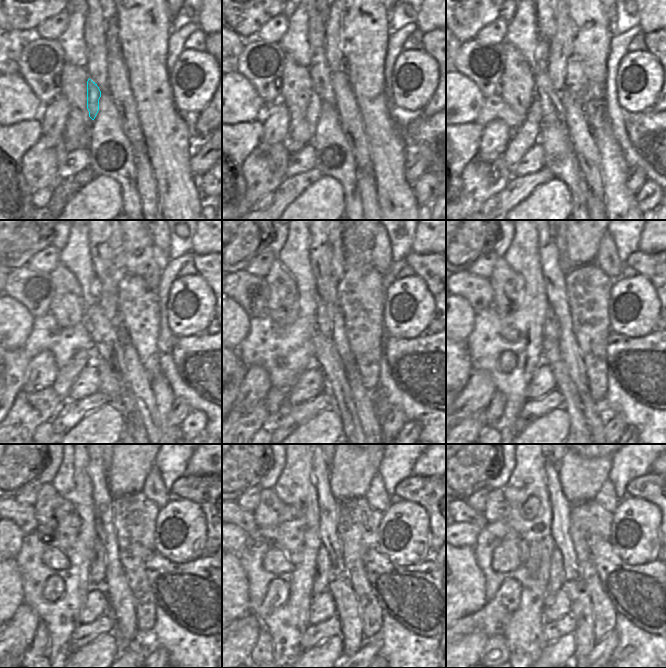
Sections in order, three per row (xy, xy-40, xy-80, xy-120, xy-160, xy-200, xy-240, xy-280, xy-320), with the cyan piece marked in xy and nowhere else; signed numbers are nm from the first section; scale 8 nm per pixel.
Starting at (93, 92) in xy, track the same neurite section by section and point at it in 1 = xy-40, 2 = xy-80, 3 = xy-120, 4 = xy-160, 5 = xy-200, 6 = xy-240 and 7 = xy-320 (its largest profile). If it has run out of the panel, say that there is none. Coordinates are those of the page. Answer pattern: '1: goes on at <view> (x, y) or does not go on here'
1: goes on at xy-40 (315, 106)
2: goes on at xy-80 (528, 134)
3: goes on at xy-120 (66, 375)
4: goes on at xy-160 (276, 399)
5: goes on at xy-200 (494, 411)
6: goes on at xy-240 (41, 644)
7: goes on at xy-320 (495, 647)

